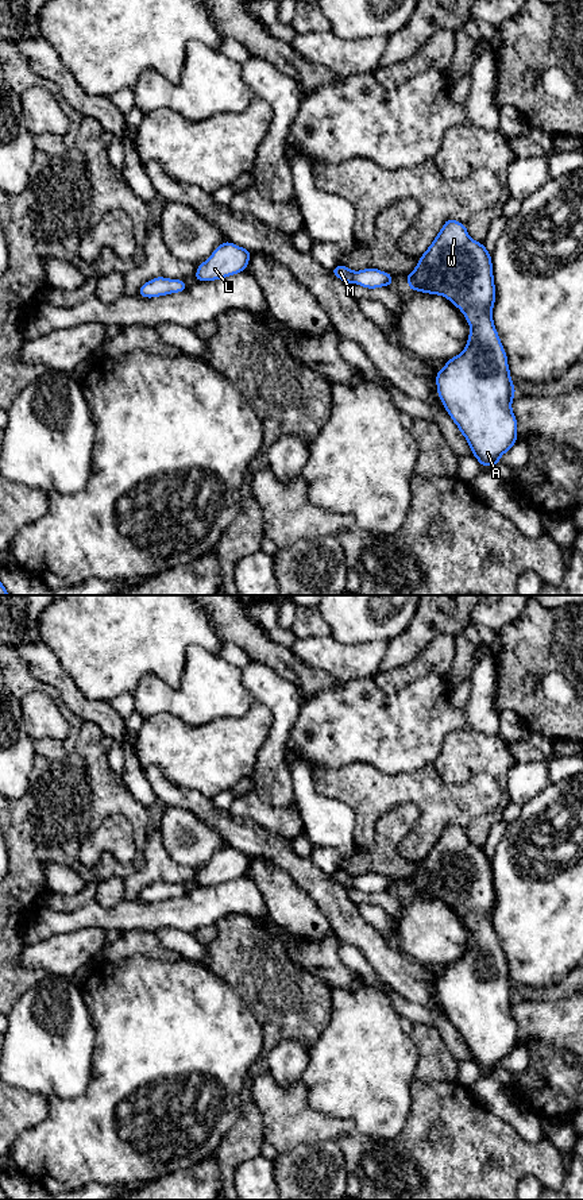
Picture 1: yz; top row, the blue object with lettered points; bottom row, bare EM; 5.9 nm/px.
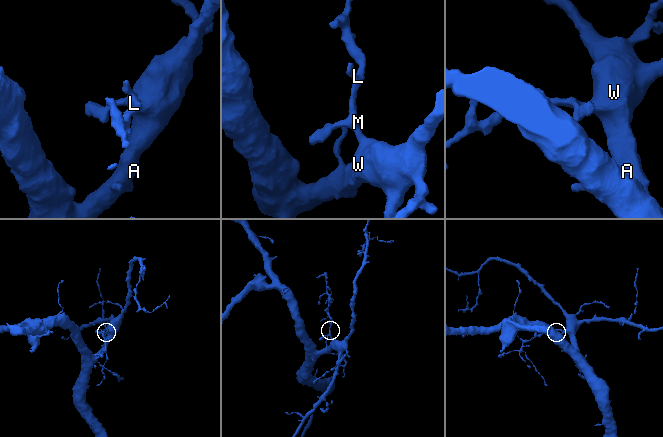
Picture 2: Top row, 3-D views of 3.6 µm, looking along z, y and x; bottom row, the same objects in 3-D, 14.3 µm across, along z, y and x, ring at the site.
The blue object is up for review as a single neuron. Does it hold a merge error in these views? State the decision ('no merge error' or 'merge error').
no merge error

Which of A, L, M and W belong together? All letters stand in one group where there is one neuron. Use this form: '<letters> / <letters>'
A L M W

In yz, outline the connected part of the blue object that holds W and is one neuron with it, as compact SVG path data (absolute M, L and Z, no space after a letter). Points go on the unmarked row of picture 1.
M447 823L443 833L420 861L416 873L405 880L409 895L439 899L462 915L470 929L466 953L436 976L437 999L479 1069L501 1069L499 1062L517 1047L518 1029L511 1014L516 992L507 960L493 926L497 902L491 858L475 846L463 827Z

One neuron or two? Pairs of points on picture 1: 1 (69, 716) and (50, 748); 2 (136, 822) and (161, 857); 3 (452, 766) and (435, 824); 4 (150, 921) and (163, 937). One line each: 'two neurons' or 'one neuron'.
1: one neuron
2: two neurons
3: two neurons
4: two neurons

